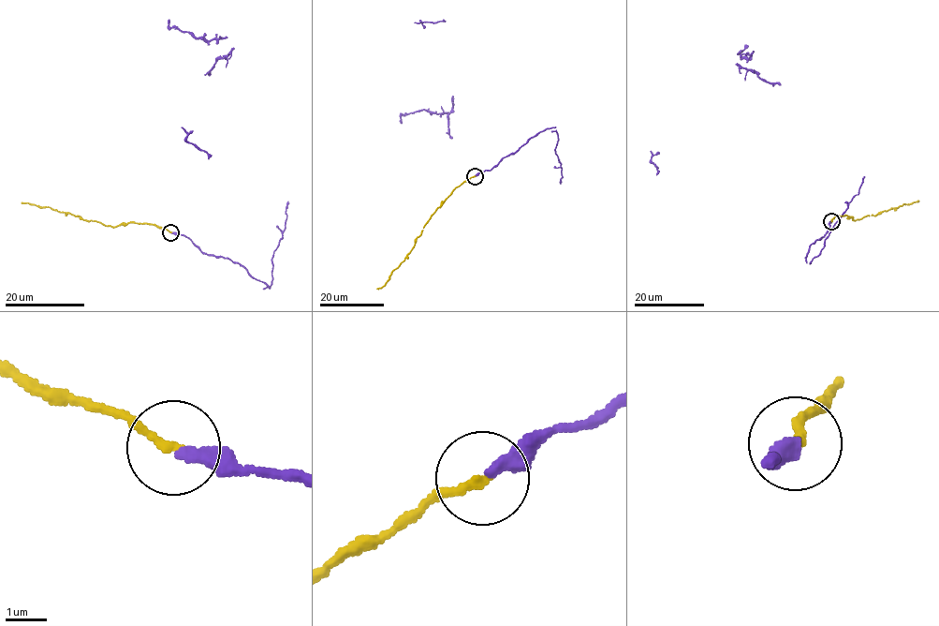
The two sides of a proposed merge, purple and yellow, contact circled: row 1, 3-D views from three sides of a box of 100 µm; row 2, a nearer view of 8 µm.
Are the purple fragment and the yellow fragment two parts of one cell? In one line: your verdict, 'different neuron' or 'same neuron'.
same neuron

